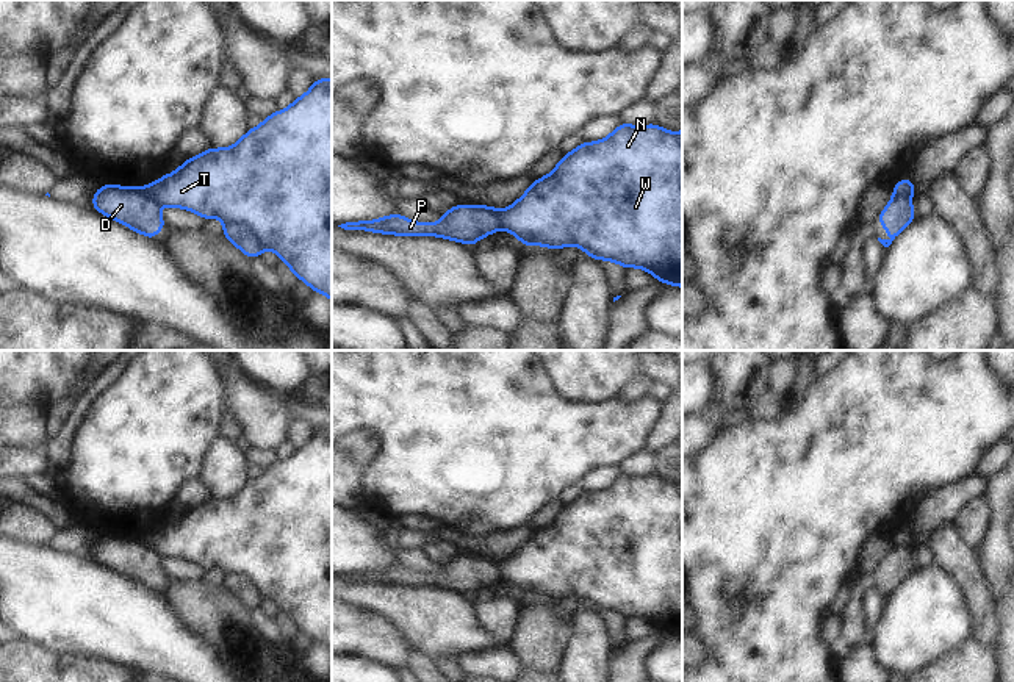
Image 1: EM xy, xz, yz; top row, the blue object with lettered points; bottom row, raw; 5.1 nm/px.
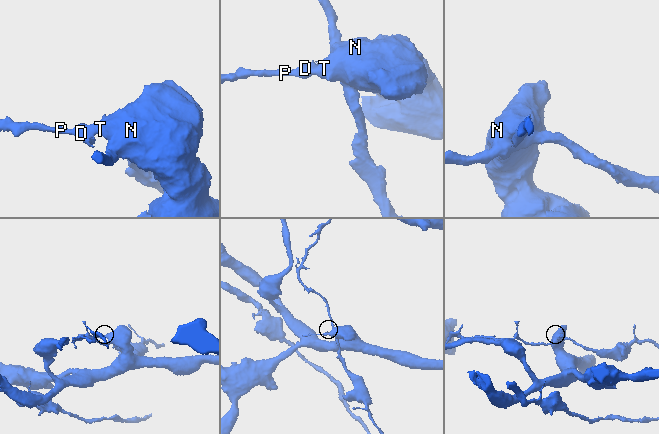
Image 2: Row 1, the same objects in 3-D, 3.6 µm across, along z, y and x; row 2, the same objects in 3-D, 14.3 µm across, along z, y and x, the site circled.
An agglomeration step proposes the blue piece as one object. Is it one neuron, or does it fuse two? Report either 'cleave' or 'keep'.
cleave

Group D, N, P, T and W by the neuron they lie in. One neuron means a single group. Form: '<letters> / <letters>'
D P / N T W

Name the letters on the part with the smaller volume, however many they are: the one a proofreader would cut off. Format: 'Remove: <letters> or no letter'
Remove: D, P.

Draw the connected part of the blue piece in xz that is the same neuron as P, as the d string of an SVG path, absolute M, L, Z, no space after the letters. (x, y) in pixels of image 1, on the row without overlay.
M455 555L437 574L408 571L401 563L374 571L352 571L338 576L344 580L365 580L399 587L440 587L466 596L502 580L501 562L485 555Z

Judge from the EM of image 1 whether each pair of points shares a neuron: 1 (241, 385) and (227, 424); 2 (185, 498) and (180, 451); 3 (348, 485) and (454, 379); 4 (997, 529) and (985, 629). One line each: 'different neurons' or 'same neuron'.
1: different neurons
2: different neurons
3: different neurons
4: different neurons

